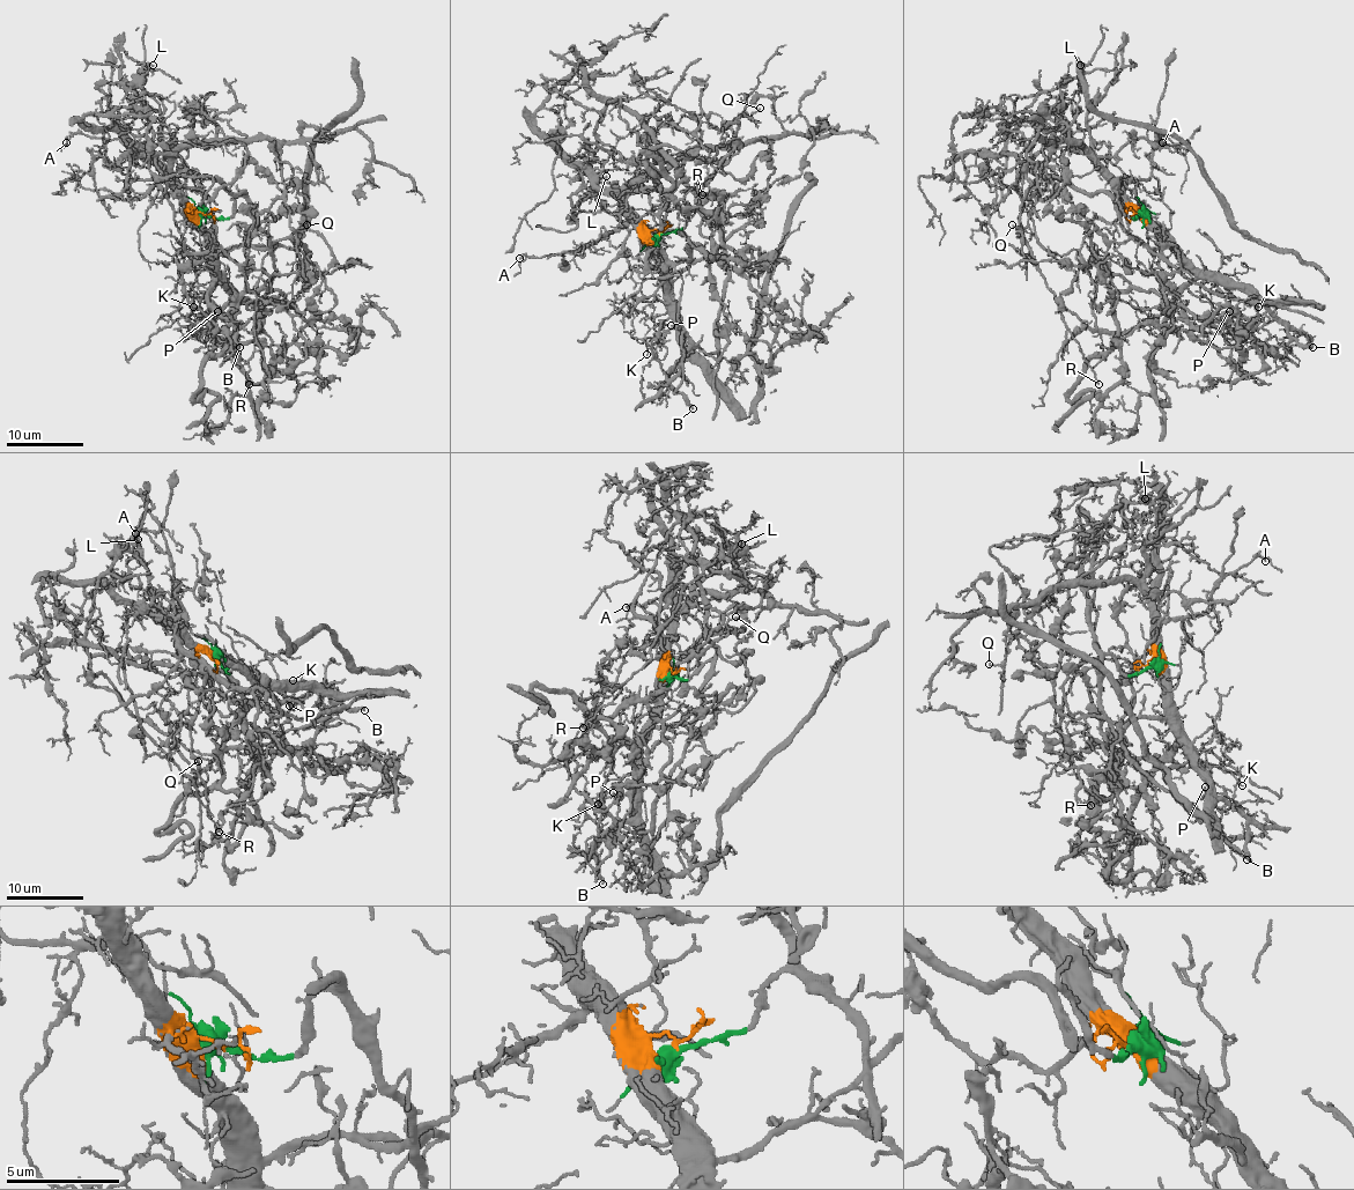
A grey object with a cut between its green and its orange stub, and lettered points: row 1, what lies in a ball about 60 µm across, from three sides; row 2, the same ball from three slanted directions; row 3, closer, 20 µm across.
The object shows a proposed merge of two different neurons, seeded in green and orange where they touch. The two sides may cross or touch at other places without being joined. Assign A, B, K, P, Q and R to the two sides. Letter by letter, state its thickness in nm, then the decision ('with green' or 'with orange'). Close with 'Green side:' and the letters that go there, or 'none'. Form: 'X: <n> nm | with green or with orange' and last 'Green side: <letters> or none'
A: 130 nm | with orange
B: 180 nm | with orange
K: 100 nm | with orange
P: 100 nm | with orange
Q: 100 nm | with orange
R: 130 nm | with green
Green side: R

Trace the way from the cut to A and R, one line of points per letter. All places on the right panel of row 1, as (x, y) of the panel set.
A: (1139, 215), (1133, 213), (1125, 198), (1125, 186), (1148, 178), (1151, 153), (1160, 134), (1162, 143)
R: (1139, 215), (1131, 219), (1108, 192), (1087, 193), (1058, 178), (1023, 170), (1018, 182), (1021, 238), (1099, 384)

